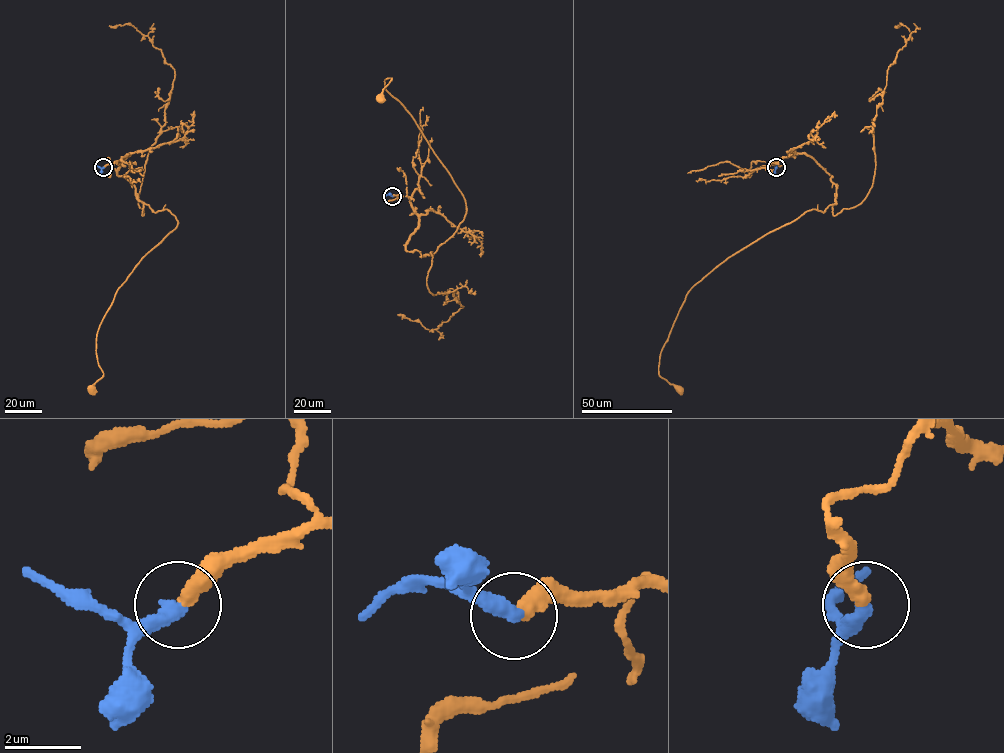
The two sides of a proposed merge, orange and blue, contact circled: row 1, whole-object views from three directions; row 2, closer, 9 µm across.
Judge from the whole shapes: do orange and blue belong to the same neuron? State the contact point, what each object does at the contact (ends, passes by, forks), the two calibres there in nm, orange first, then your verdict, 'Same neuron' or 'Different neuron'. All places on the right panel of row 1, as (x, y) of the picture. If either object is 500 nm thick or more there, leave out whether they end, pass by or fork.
Place: (776, 167). At the ring orange ends. At the ring blue ends. Thickness 400 nm (orange) against 420 nm. Same neuron

